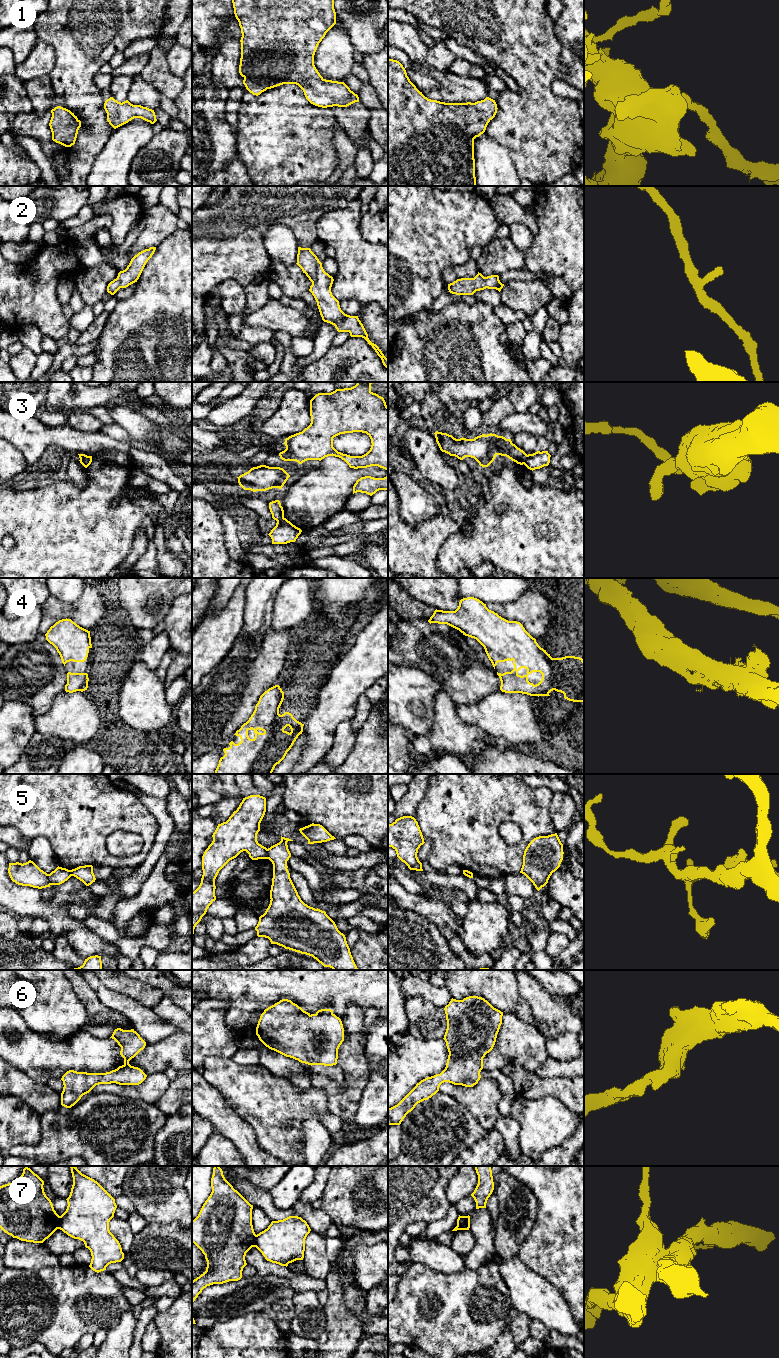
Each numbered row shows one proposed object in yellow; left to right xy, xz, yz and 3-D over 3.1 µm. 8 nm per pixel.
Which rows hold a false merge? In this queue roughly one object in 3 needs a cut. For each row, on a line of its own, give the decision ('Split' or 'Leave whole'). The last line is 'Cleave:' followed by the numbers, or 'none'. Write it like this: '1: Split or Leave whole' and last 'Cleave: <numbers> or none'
1: Leave whole
2: Leave whole
3: Split
4: Leave whole
5: Split
6: Leave whole
7: Split
Cleave: 3, 5, 7

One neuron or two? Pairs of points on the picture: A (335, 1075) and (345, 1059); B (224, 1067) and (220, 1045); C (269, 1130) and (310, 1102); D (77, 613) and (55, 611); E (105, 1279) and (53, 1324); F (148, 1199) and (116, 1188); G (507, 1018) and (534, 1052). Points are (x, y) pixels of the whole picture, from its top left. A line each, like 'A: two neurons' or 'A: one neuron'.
A: two neurons
B: two neurons
C: one neuron
D: one neuron
E: one neuron
F: two neurons
G: one neuron

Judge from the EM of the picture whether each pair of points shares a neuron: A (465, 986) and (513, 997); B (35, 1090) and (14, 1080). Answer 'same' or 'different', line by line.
A: same
B: same

